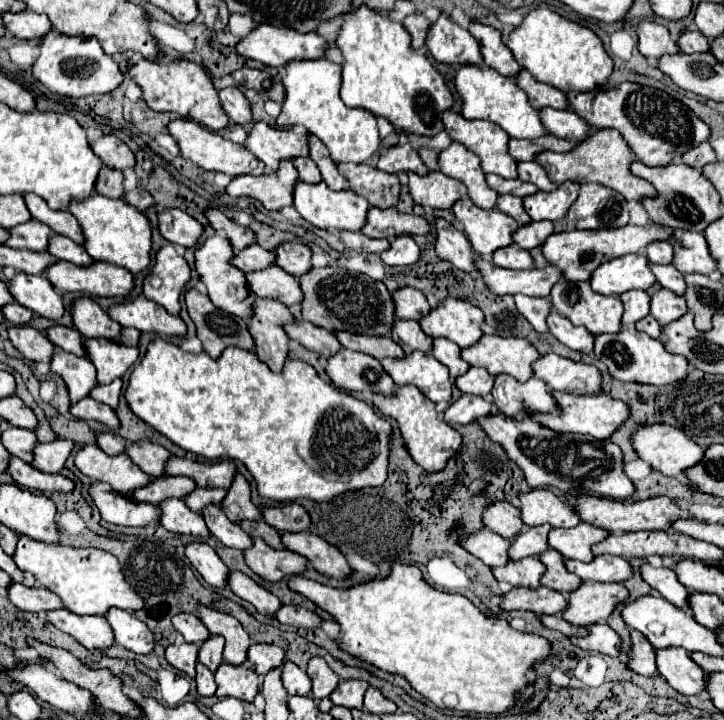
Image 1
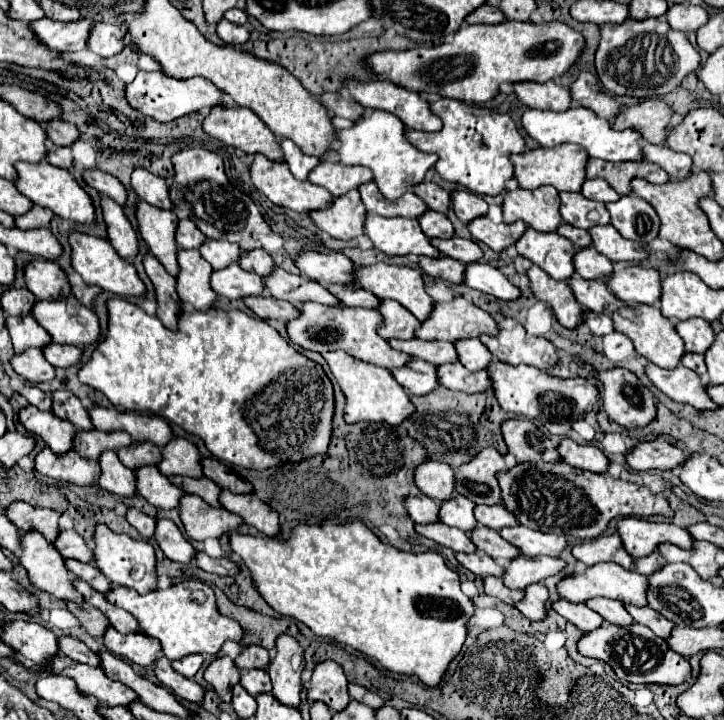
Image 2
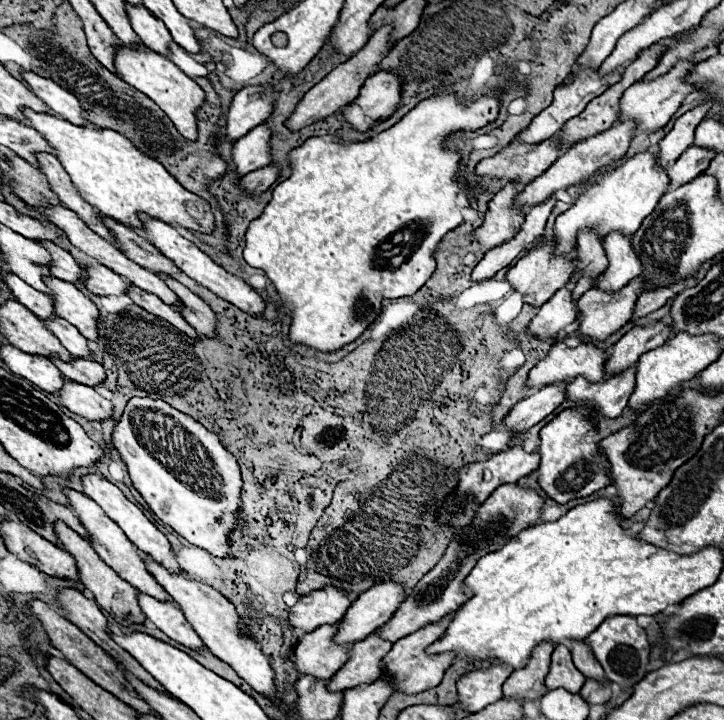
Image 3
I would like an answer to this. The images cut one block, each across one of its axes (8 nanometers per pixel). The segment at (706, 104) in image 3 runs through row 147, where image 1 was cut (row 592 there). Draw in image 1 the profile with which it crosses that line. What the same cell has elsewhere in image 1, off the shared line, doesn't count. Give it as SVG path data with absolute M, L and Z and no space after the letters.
M644 564L642 566L642 578L654 588L660 592L662 598L666 598L668 602L672 602L674 606L682 608L682 610L688 610L690 604L686 602L686 598L690 598L690 592L686 586L682 586L676 578L676 572L670 570L670 568L652 568L650 564Z

